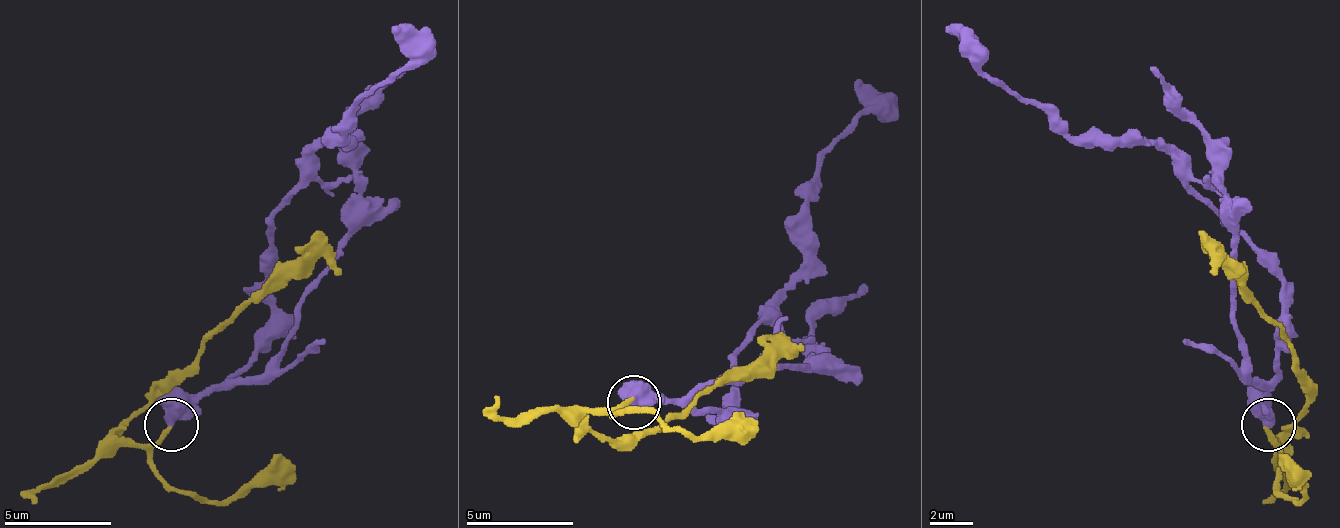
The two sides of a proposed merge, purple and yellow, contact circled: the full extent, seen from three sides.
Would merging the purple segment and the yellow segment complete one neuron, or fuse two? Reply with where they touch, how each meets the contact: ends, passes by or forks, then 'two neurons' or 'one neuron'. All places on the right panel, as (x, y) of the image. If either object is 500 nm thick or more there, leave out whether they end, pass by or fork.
(1268, 425) | one neuron

